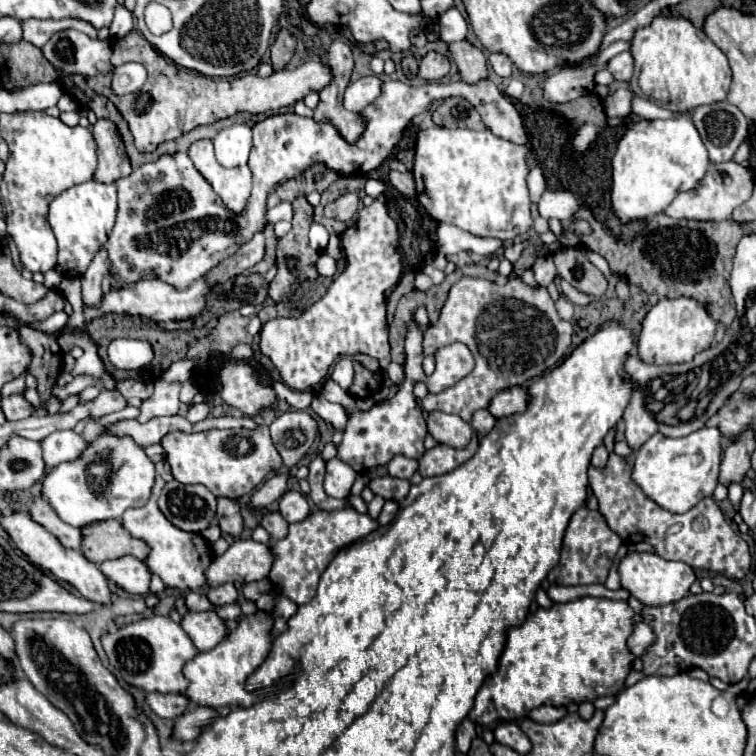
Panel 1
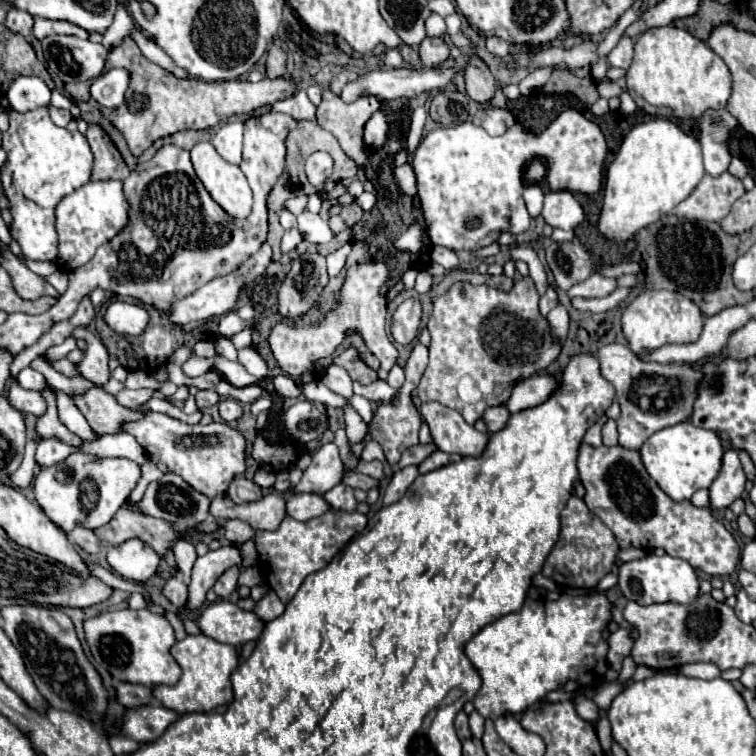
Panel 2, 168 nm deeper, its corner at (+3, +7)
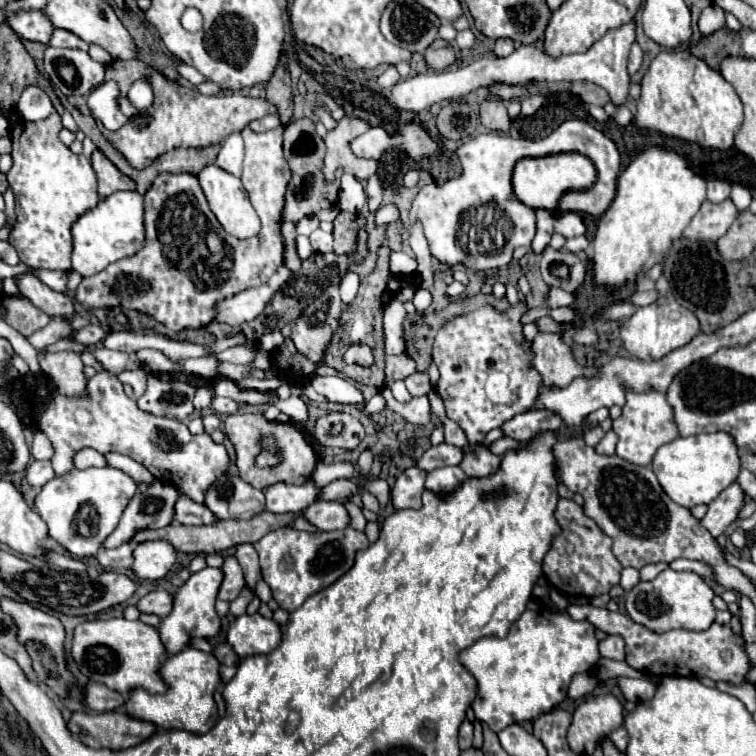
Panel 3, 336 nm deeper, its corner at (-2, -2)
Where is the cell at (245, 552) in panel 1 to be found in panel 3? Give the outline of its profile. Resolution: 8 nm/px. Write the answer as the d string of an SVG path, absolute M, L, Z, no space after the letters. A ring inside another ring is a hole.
M205 567L203 571L193 573L175 593L173 593L173 609L167 617L161 619L159 625L159 637L165 645L165 653L167 655L175 655L183 649L189 647L189 641L193 637L217 637L221 631L221 619L215 611L215 599L217 599L217 591L219 585L223 581L223 571L221 569L213 569L213 567Z

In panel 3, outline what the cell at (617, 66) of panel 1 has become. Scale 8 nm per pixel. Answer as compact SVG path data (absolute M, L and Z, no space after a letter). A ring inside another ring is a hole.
M633 43L633 47L631 47L631 53L629 53L629 73L633 75L633 73L637 73L639 71L639 67L641 67L641 63L643 63L643 51L641 51L641 47L639 47L639 43Z

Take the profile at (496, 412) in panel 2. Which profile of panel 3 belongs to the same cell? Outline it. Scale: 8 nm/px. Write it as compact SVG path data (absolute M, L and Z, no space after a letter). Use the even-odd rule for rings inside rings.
M531 409L503 423L503 431L511 439L519 439L527 443L541 433L559 431L561 425L563 425L563 419L557 413L547 409Z

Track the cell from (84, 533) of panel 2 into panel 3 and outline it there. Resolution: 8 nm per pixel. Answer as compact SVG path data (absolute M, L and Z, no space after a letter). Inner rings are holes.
M127 543L127 545L117 547L117 549L101 547L97 553L97 561L107 571L127 573L127 571L131 571L131 565L133 565L133 545Z

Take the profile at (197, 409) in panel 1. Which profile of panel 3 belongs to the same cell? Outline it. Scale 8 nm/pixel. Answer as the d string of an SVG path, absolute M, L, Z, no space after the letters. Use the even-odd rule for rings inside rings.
M215 397L213 401L213 411L219 415L231 415L239 411L239 403L229 399L229 397Z

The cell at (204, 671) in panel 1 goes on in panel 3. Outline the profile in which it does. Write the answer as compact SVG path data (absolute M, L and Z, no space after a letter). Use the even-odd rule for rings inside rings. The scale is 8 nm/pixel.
M187 647L183 649L181 653L173 655L173 657L167 657L161 667L159 667L159 677L161 681L167 685L167 691L161 693L161 695L149 695L145 693L143 689L133 689L129 691L127 695L127 701L125 701L125 709L127 709L127 715L133 717L133 719L139 719L139 721L147 721L147 723L153 723L157 729L177 729L177 731L189 731L189 733L207 733L211 731L211 727L217 723L219 715L217 715L217 705L213 701L213 693L215 689L219 687L219 661L209 655L209 653L203 653L195 647Z

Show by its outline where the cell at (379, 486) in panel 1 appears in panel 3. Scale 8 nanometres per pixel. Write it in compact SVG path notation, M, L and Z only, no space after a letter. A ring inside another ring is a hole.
M337 479L333 483L329 483L327 487L323 487L319 491L319 501L345 501L349 499L353 493L357 491L355 483L349 479Z

